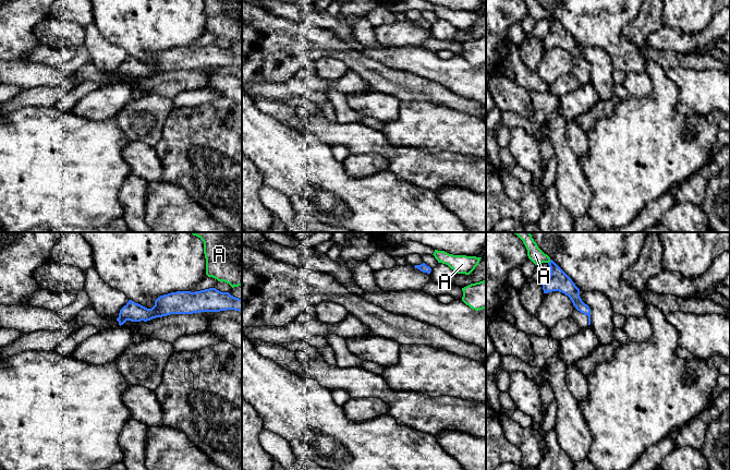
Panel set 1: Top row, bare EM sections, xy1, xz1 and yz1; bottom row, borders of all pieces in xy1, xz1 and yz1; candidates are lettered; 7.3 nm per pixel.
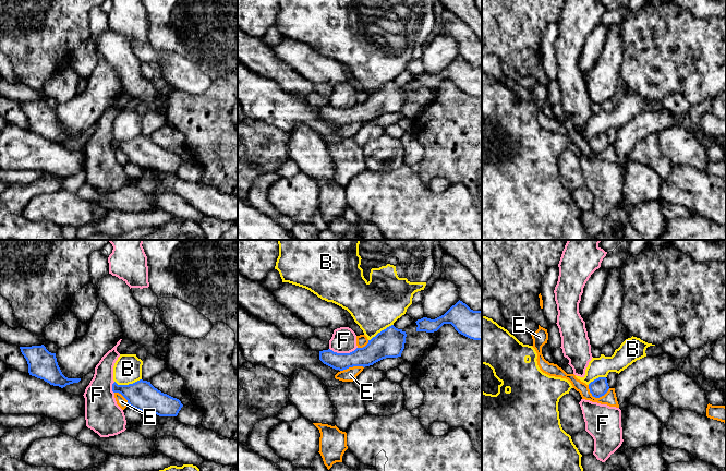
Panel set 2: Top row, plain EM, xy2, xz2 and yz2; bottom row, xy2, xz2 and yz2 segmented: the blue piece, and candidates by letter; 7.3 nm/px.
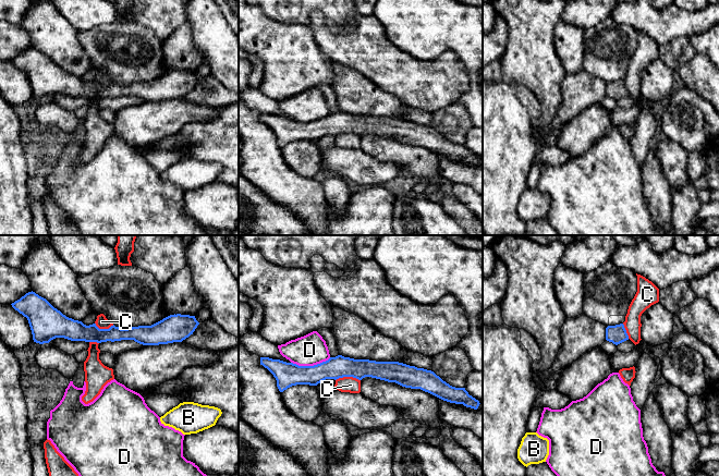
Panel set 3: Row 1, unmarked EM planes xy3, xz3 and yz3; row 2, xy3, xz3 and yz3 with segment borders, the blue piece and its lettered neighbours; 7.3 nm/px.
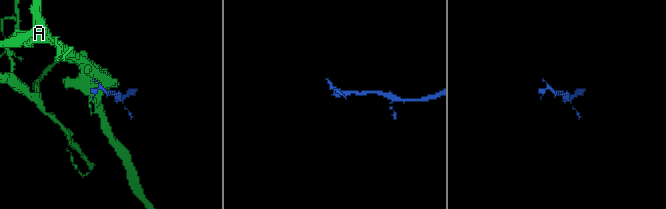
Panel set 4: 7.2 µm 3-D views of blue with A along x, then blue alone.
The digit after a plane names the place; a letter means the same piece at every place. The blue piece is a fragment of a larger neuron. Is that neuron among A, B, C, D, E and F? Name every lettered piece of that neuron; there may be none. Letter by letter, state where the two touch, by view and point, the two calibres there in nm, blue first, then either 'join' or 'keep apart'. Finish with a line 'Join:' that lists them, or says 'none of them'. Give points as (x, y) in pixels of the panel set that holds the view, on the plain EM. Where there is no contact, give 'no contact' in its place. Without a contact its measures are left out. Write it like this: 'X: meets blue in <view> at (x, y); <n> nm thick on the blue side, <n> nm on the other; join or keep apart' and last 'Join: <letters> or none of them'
A: meets blue in yz1 at (549, 17); 160 nm thick on the blue side, 110 nm on the other; keep apart
B: meets blue in xy2 at (129, 140); 220 nm thick on the blue side, 200 nm on the other; keep apart
C: meets blue in xz3 at (348, 132); 160 nm thick on the blue side, 120 nm on the other; keep apart
D: meets blue in xz3 at (311, 122); 180 nm thick on the blue side, 220 nm on the other; keep apart
E: meets blue in yz2 at (596, 153); 140 nm thick on the blue side, 100 nm on the other; keep apart
F: meets blue in xz2 at (342, 109); 160 nm thick on the blue side, 190 nm on the other; keep apart
Join: none of them

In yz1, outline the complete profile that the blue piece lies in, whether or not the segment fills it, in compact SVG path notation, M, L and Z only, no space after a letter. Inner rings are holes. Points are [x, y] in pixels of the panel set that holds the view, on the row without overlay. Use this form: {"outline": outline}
{"outline": "M550 15L548 21L550 31L543 38L544 49L559 47L568 51L574 61L571 73L581 85L588 83L591 81L591 64L582 57L580 45L552 15Z"}

